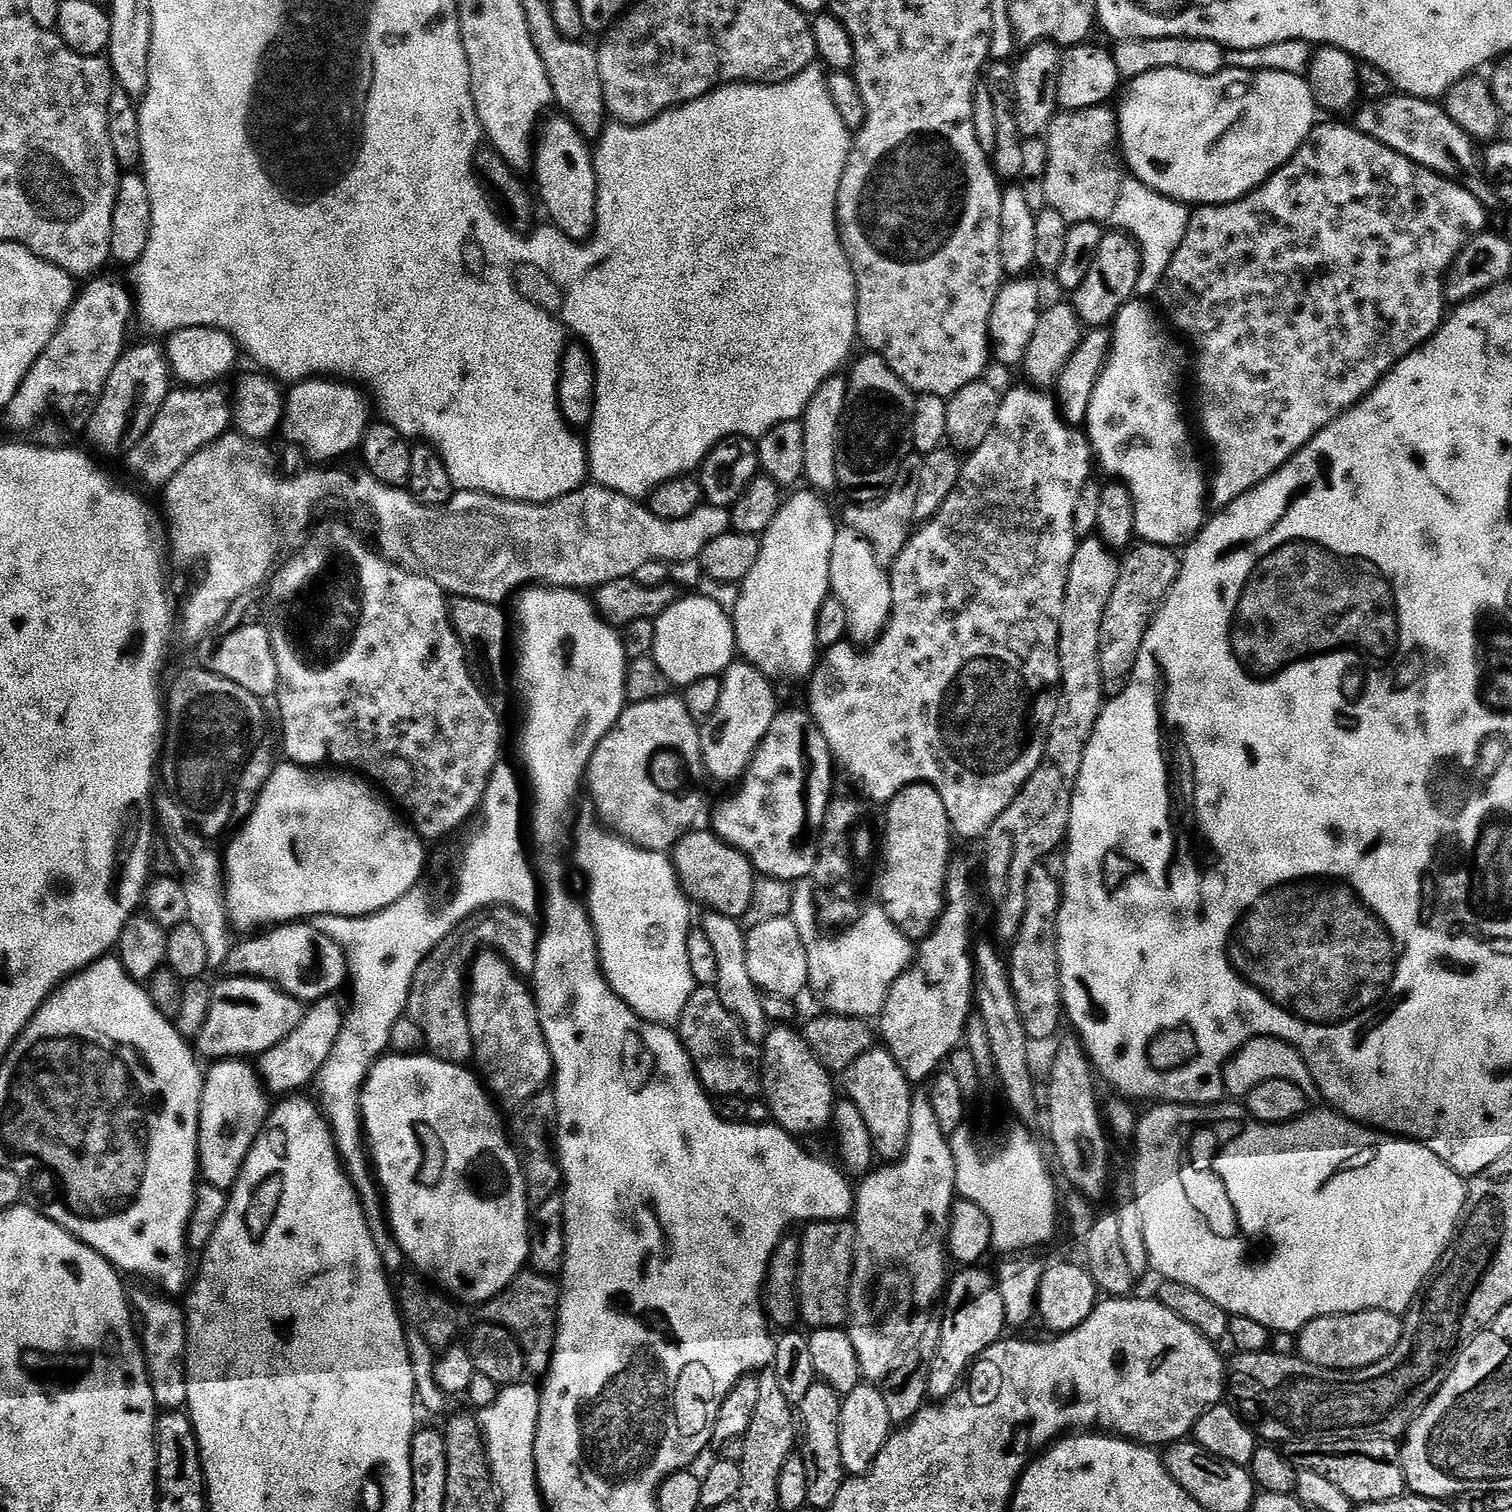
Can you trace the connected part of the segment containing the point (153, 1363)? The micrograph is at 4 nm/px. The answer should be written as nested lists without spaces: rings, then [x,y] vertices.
[[[140,1292],[134,1296],[134,1308],[144,1319],[142,1328],[142,1347],[146,1358],[146,1370],[150,1374],[150,1382],[154,1390],[157,1409],[180,1410],[188,1403],[186,1386],[188,1371],[186,1370],[186,1350],[188,1349],[188,1321],[183,1307],[176,1305],[175,1299],[164,1294],[151,1296],[148,1292]]]

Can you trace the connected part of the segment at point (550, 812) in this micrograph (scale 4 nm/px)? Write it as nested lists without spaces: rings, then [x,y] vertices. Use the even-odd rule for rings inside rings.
[[[528,586],[515,597],[516,620],[514,616],[514,628],[520,631],[520,649],[515,649],[514,664],[516,660],[516,680],[514,676],[514,688],[524,695],[524,729],[520,732],[520,760],[524,763],[524,772],[532,783],[532,812],[530,808],[530,836],[536,839],[536,844],[548,856],[556,856],[564,847],[570,844],[570,825],[577,815],[576,795],[582,792],[582,785],[586,780],[588,763],[602,738],[618,722],[626,707],[626,670],[628,669],[629,653],[624,653],[624,644],[615,627],[603,619],[596,610],[595,603],[588,600],[583,591],[574,588],[557,588],[555,586]]]

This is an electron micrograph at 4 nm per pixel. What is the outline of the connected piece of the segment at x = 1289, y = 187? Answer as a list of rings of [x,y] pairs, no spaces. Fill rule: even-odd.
[[[1320,122],[1313,128],[1312,132],[1306,138],[1306,142],[1297,152],[1269,180],[1262,182],[1253,192],[1229,204],[1206,204],[1197,207],[1189,215],[1188,225],[1186,226],[1186,238],[1182,238],[1182,246],[1178,246],[1178,250],[1174,254],[1170,266],[1166,266],[1166,274],[1160,283],[1158,297],[1160,296],[1161,305],[1159,304],[1159,307],[1162,309],[1162,312],[1162,307],[1164,307],[1165,313],[1163,312],[1163,315],[1166,317],[1167,323],[1173,329],[1176,327],[1196,347],[1196,380],[1200,383],[1196,388],[1196,408],[1200,411],[1200,428],[1204,431],[1204,436],[1208,439],[1208,444],[1212,447],[1213,454],[1216,455],[1216,473],[1213,476],[1211,473],[1210,476],[1210,504],[1211,507],[1213,504],[1213,509],[1227,508],[1239,496],[1246,494],[1251,488],[1258,486],[1266,478],[1270,478],[1270,474],[1274,474],[1280,469],[1299,448],[1310,443],[1327,424],[1334,422],[1344,412],[1348,411],[1349,408],[1353,408],[1359,400],[1364,399],[1376,387],[1378,381],[1403,356],[1408,356],[1415,348],[1427,342],[1440,329],[1440,325],[1446,319],[1444,277],[1448,275],[1448,269],[1456,261],[1456,255],[1471,242],[1472,237],[1479,236],[1481,232],[1485,231],[1487,224],[1484,223],[1487,222],[1488,216],[1484,213],[1484,207],[1486,207],[1485,201],[1480,200],[1469,188],[1465,188],[1463,184],[1457,184],[1455,180],[1449,180],[1448,177],[1441,176],[1438,172],[1432,172],[1426,166],[1422,166],[1418,162],[1414,162],[1410,158],[1406,158],[1402,154],[1390,150],[1390,146],[1386,146],[1366,134],[1362,134],[1355,126],[1348,125],[1347,128],[1344,124],[1324,124],[1324,122]]]

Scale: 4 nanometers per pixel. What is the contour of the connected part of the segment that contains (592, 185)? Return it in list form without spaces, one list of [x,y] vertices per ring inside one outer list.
[[[563,114],[549,115],[539,129],[538,143],[534,148],[534,169],[536,168],[536,188],[539,203],[548,211],[551,223],[562,235],[572,240],[585,241],[596,230],[596,166],[594,152],[589,141],[580,135],[580,131]]]

